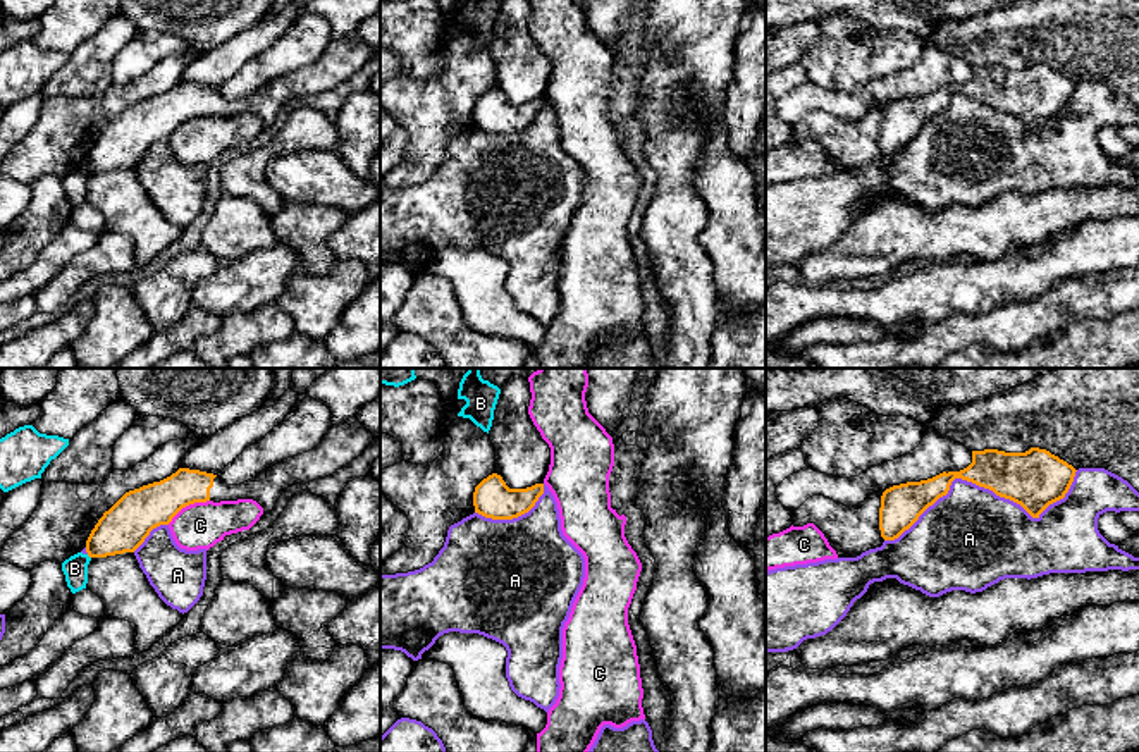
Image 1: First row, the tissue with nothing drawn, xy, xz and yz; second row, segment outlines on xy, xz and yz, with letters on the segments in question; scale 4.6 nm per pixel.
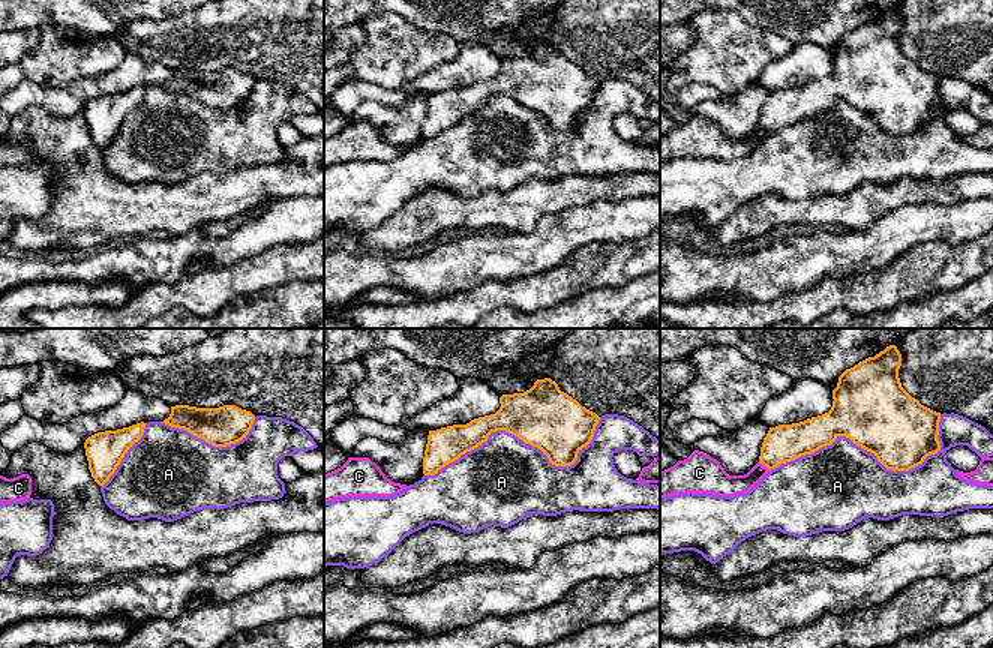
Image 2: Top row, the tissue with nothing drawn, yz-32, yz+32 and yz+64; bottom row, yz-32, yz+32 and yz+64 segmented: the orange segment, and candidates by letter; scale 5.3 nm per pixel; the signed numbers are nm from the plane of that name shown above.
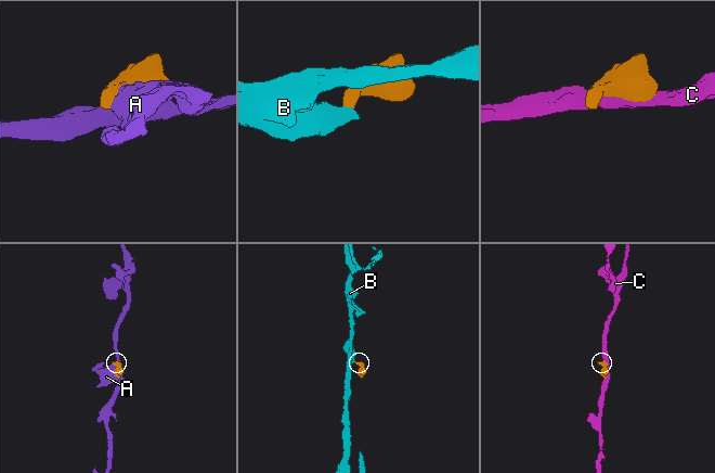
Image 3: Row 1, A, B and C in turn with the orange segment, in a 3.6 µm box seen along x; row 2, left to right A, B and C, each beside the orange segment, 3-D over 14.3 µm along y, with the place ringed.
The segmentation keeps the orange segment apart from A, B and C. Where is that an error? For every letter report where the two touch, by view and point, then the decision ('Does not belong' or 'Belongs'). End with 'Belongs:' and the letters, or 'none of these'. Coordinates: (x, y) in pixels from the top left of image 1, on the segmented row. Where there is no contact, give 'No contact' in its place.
A: Touches orange at yz (985, 487). Does not belong
B: No contact. Does not belong
C: Touches orange at xy (188, 505). Does not belong
Belongs: none of these

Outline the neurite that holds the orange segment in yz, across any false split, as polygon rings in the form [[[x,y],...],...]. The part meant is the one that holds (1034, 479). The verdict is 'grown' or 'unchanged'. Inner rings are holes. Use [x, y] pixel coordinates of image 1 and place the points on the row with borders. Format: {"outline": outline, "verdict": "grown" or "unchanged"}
{"outline": [[[1046,449],[1025,453],[972,451],[972,463],[960,472],[943,472],[920,482],[886,489],[881,496],[879,530],[884,540],[898,539],[939,497],[955,478],[993,490],[1020,504],[1032,518],[1068,492],[1075,468]]], "verdict": "unchanged"}

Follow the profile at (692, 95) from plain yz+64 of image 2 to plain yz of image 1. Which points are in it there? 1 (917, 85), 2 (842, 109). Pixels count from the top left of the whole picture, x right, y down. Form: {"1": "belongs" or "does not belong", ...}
{"1": "belongs", "2": "belongs"}

